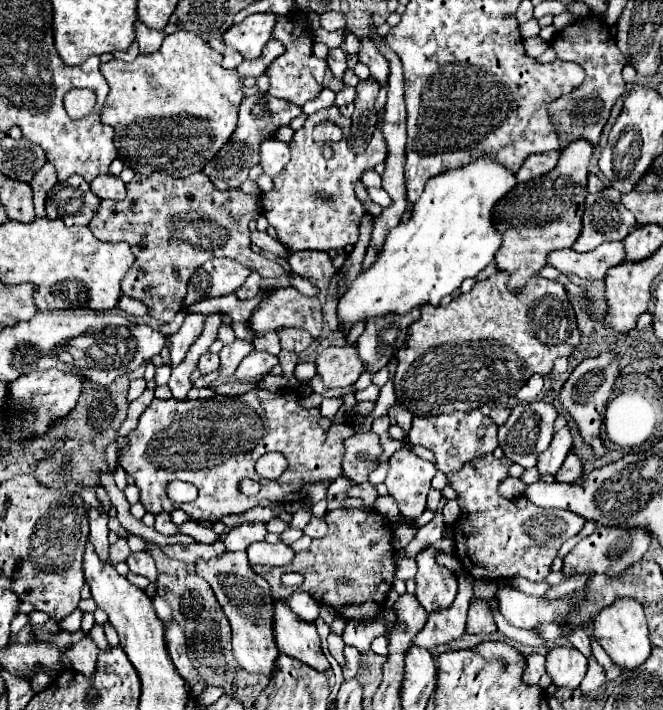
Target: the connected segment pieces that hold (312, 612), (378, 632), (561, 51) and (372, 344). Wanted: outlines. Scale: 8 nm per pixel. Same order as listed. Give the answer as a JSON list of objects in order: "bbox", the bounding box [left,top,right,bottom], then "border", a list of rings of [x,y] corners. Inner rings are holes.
[{"bbox":[286,592,320,622],"border":[[[294,592],[286,598],[286,604],[290,606],[290,610],[302,618],[304,622],[316,622],[318,614],[320,614],[320,606],[316,604],[316,600],[312,600],[312,596],[308,596],[306,592]]]},{"bbox":[342,612,396,654],"border":[[[388,612],[386,614],[386,622],[348,622],[346,628],[344,628],[344,634],[342,634],[342,640],[346,646],[354,646],[360,654],[366,654],[370,650],[370,644],[374,638],[378,636],[384,636],[384,632],[388,632],[390,628],[394,628],[394,618],[396,614],[394,612]]]},{"bbox":[548,18,624,150],"border":[[[578,18],[574,24],[566,26],[564,32],[558,32],[552,40],[556,58],[576,62],[584,68],[584,82],[570,94],[560,96],[548,104],[550,120],[560,136],[560,150],[564,150],[572,140],[588,140],[592,146],[598,146],[604,124],[610,118],[610,110],[616,100],[624,94],[624,56],[616,48],[616,42],[608,26],[600,18]]]},{"bbox":[356,308,420,374],"border":[[[414,308],[408,316],[382,316],[368,320],[364,334],[356,342],[358,358],[364,362],[368,374],[376,374],[388,366],[396,350],[404,346],[408,324],[412,324],[418,316],[420,308]]]}]

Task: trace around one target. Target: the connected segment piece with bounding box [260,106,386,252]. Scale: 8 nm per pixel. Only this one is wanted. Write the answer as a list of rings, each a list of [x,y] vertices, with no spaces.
[[[336,106],[318,110],[316,114],[306,118],[306,124],[294,132],[294,138],[290,142],[292,148],[292,160],[286,164],[286,168],[274,176],[274,188],[266,194],[260,194],[262,202],[262,214],[268,218],[270,226],[276,230],[278,240],[288,246],[290,250],[344,250],[348,244],[356,244],[358,240],[358,224],[360,216],[364,214],[360,200],[354,194],[354,184],[362,178],[364,170],[374,168],[376,164],[382,164],[386,160],[386,144],[382,138],[382,128],[378,128],[372,134],[372,144],[366,150],[366,154],[356,156],[348,150],[346,138],[342,138],[336,144],[330,144],[334,150],[334,156],[330,160],[324,160],[320,154],[320,144],[312,142],[310,130],[320,122],[334,122],[342,128],[344,136],[350,134],[350,120],[340,114]]]

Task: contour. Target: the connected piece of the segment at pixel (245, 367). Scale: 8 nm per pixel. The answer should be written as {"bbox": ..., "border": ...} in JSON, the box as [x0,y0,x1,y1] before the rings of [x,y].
{"bbox":[236,350,278,380],"border":[[[252,350],[242,362],[240,366],[236,368],[236,378],[238,380],[256,380],[256,378],[262,378],[266,376],[274,366],[278,364],[278,358],[268,354],[268,352],[258,352],[258,350]]]}

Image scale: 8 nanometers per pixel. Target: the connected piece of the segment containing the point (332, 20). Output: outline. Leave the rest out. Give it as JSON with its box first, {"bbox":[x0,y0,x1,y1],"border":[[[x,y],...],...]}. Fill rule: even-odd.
{"bbox":[320,12,344,30],"border":[[[326,12],[326,14],[320,14],[320,26],[324,30],[338,30],[338,28],[344,28],[344,14],[340,12]]]}

